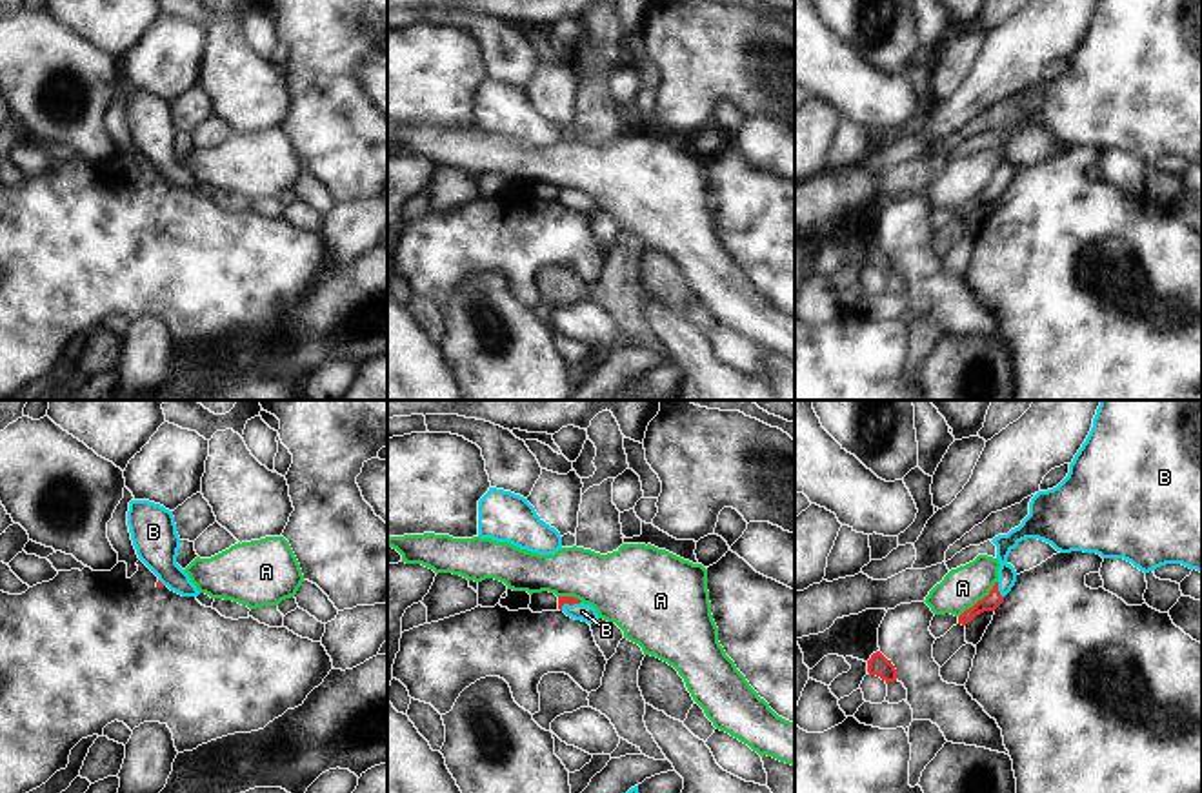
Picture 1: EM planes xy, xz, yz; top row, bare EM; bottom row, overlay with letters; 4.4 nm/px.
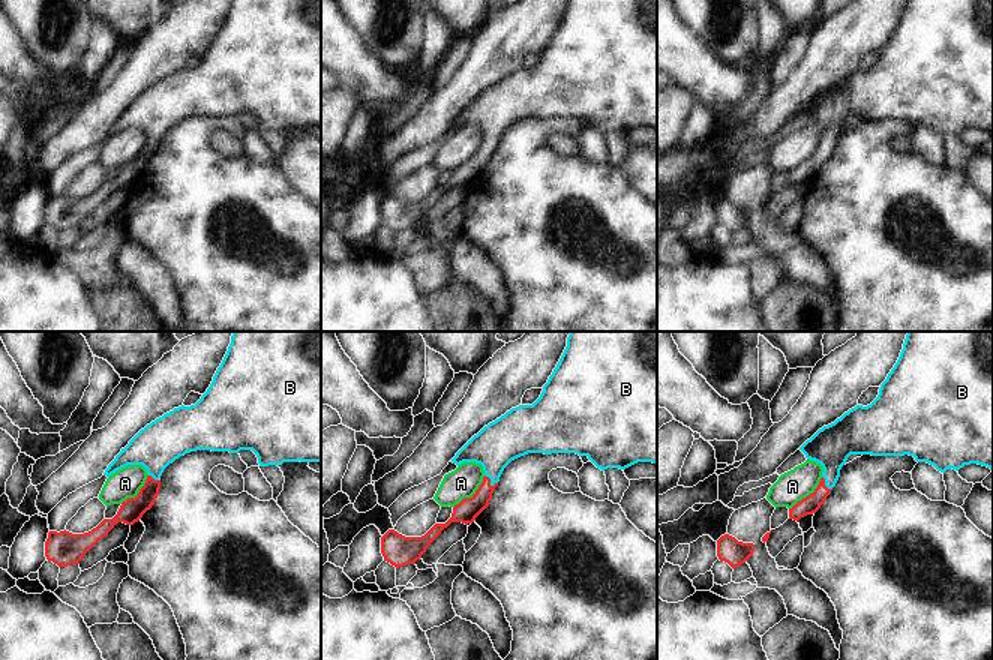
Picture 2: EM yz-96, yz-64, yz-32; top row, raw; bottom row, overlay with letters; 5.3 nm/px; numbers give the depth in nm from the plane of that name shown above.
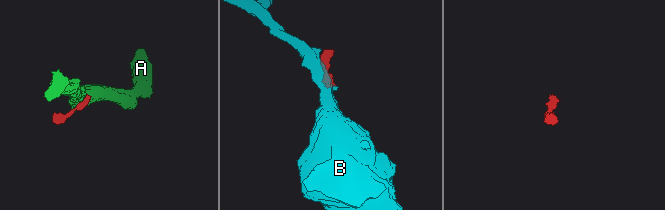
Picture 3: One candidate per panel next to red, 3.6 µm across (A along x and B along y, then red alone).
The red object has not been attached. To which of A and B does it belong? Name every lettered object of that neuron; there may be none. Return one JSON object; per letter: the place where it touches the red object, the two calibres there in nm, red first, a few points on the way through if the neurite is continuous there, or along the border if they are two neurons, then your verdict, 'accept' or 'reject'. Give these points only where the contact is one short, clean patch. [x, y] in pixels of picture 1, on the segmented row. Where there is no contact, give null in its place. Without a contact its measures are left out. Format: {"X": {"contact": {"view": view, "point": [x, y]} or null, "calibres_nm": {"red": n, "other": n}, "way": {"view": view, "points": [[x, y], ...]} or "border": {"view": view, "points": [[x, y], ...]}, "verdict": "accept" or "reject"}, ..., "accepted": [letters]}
{"A": {"contact": {"view": "yz", "point": [979, 601]}, "calibres_nm": {"red": 70, "other": 180}, "border": {"view": "yz", "points": [[995, 581], [993, 588], [959, 617]]}, "verdict": "reject"}, "B": {"contact": {"view": "yz", "point": [997, 590]}, "calibres_nm": {"red": 70, "other": 80}, "way": {"view": "yz", "points": [[990, 602], [997, 590], [1004, 582], [1004, 542]]}, "verdict": "accept"}, "accepted": ["B"]}

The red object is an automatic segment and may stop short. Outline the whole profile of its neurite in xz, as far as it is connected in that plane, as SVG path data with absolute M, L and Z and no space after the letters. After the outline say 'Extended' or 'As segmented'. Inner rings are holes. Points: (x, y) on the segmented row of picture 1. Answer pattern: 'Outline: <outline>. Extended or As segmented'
Outline: M558 597L558 609L575 620L595 624L600 617L596 609L575 597Z. Extended.

